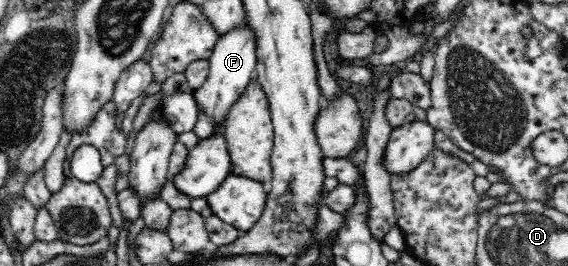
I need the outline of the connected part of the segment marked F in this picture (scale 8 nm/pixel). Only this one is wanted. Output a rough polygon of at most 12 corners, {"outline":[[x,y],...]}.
{"outline":[[246,21],[217,40],[208,77],[193,91],[212,127],[255,77]]}

